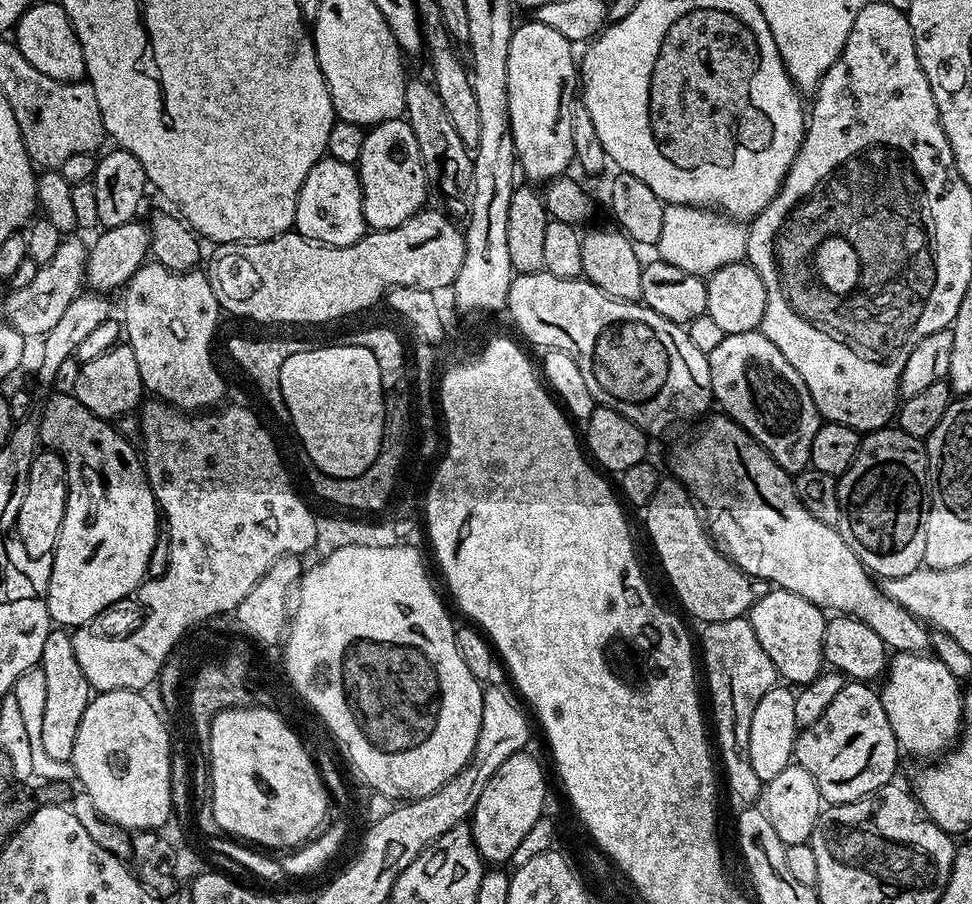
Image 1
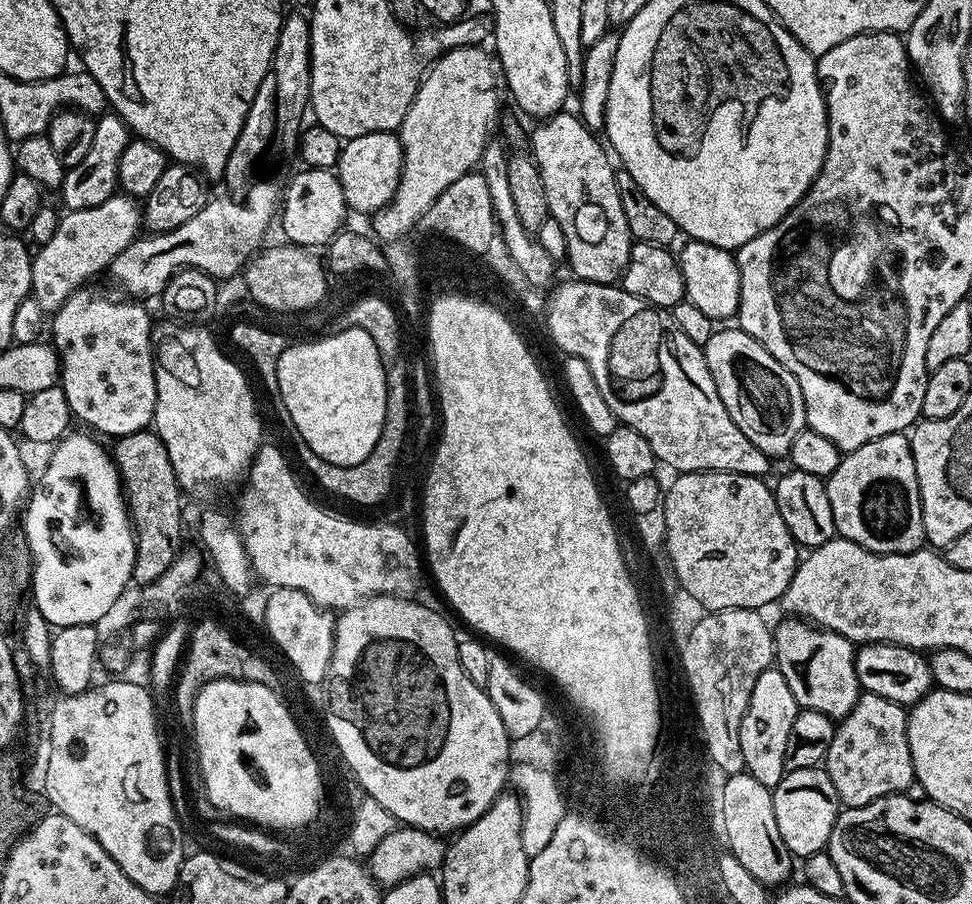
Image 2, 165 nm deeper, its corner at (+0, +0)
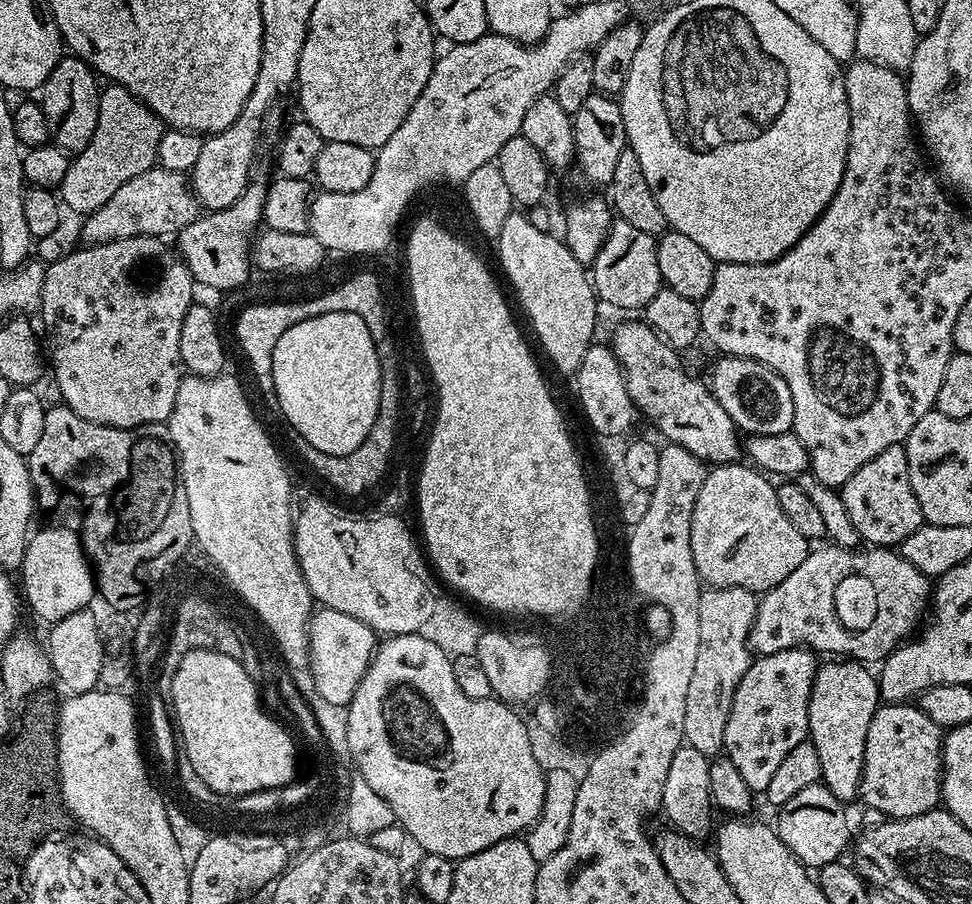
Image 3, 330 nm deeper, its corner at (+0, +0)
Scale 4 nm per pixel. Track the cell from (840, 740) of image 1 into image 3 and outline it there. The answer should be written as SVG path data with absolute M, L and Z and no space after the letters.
M884 702L876 709L874 718L870 718L870 730L866 730L866 748L864 750L864 761L862 762L862 774L860 775L859 799L865 800L876 812L881 812L881 817L901 820L917 816L923 812L931 812L941 803L940 777L942 775L942 729L939 724L935 724L929 716L912 702Z

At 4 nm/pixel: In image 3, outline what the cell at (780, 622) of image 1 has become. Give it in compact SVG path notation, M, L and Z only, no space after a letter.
M832 658L829 664L821 663L816 669L816 677L812 683L812 693L808 703L808 735L810 743L818 750L821 781L841 802L856 800L860 794L860 775L866 748L866 730L870 730L870 718L874 718L876 709L880 707L880 685L871 667L851 658Z

